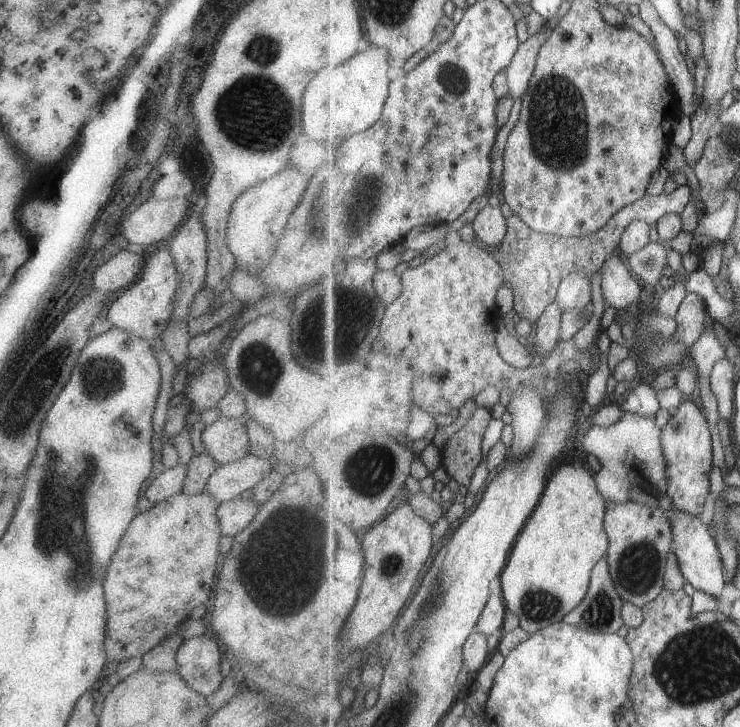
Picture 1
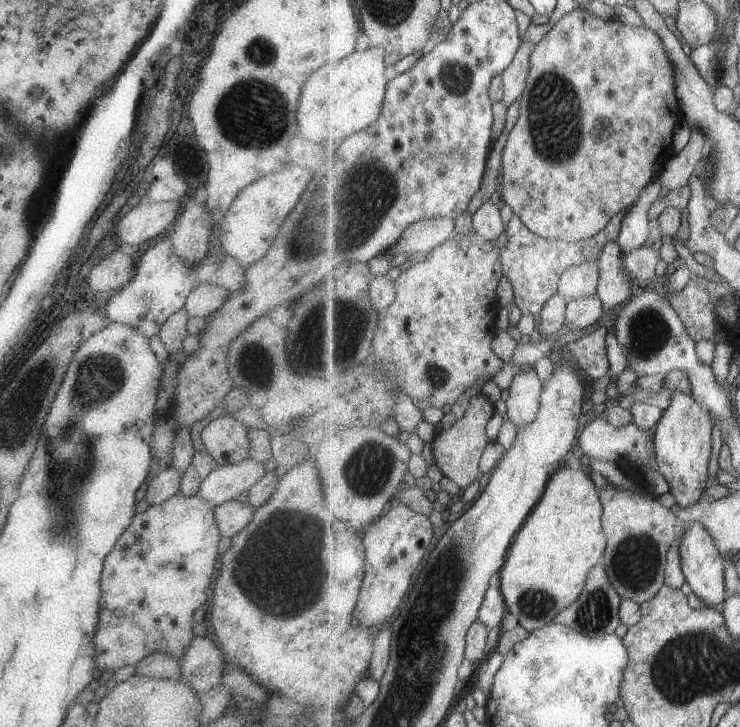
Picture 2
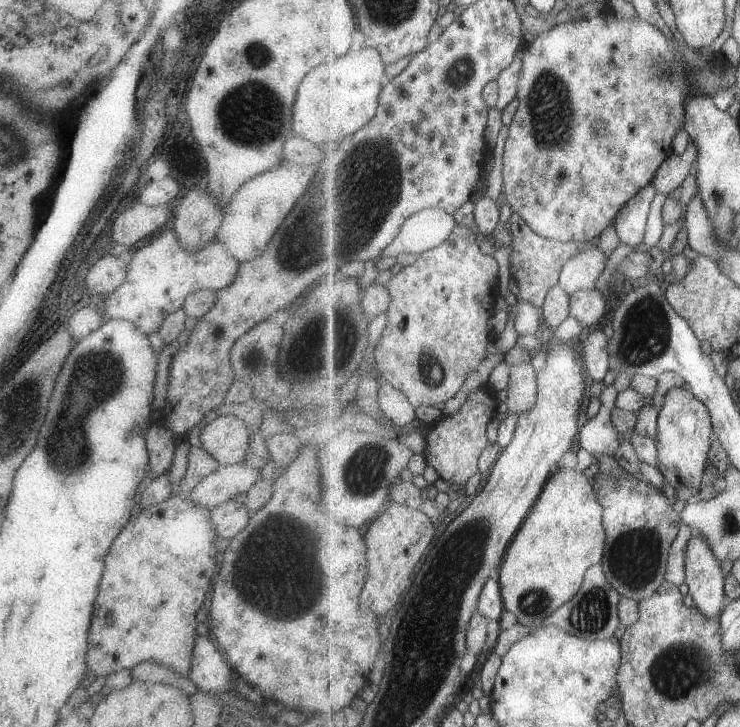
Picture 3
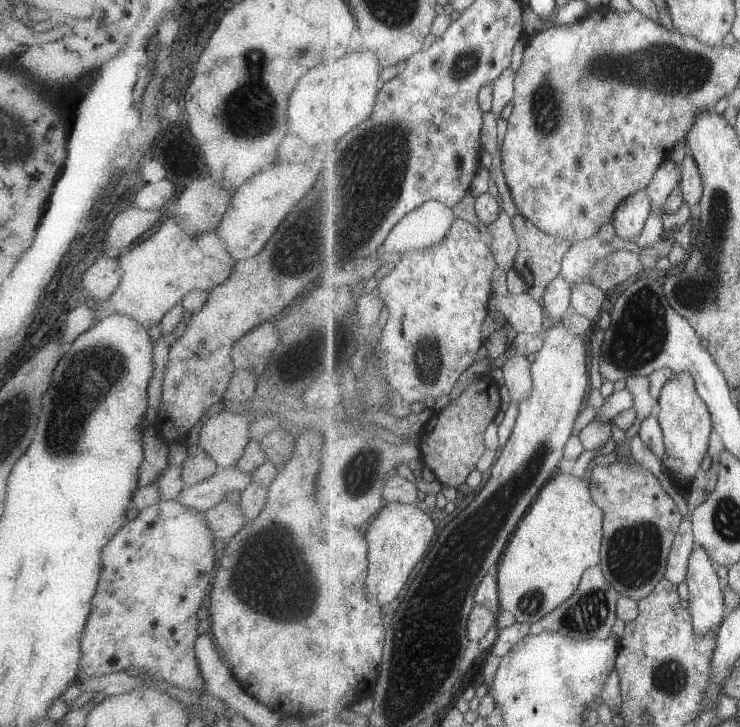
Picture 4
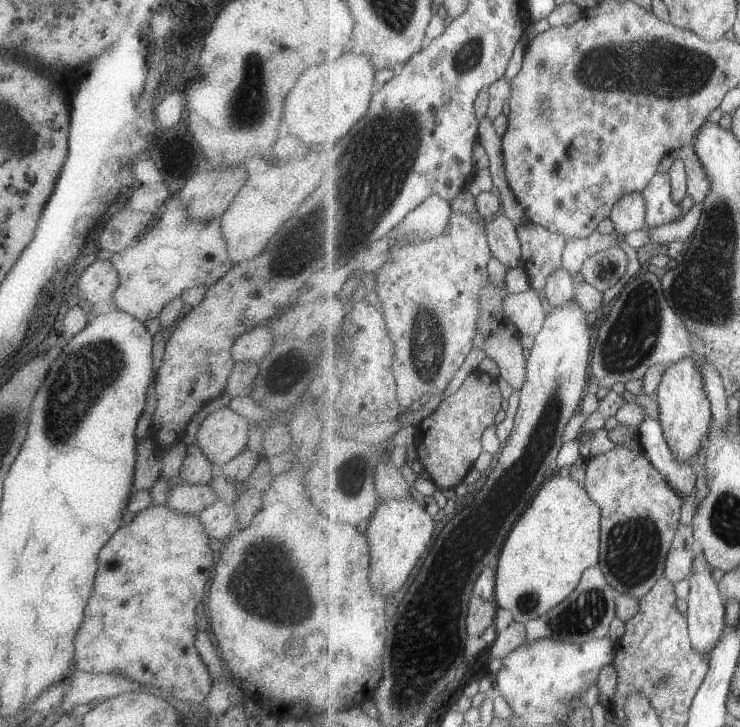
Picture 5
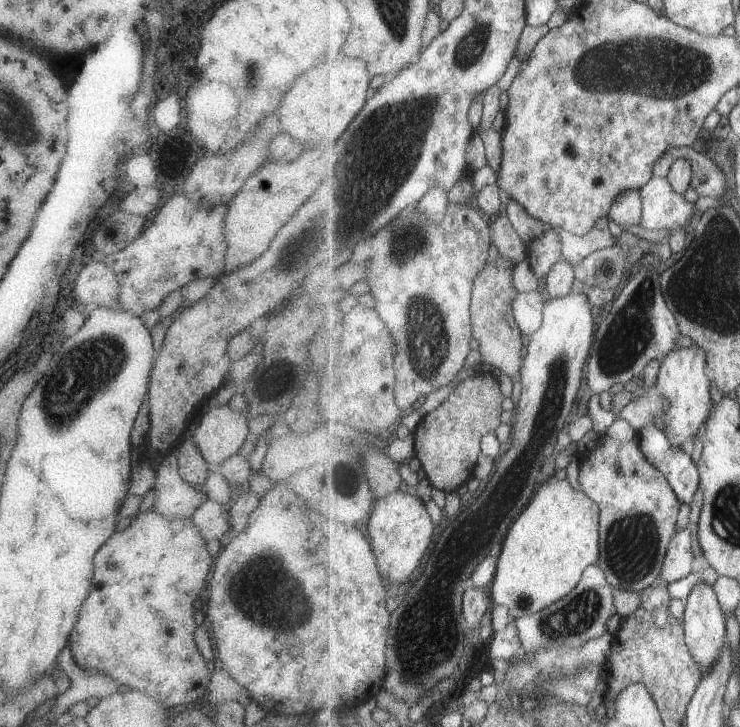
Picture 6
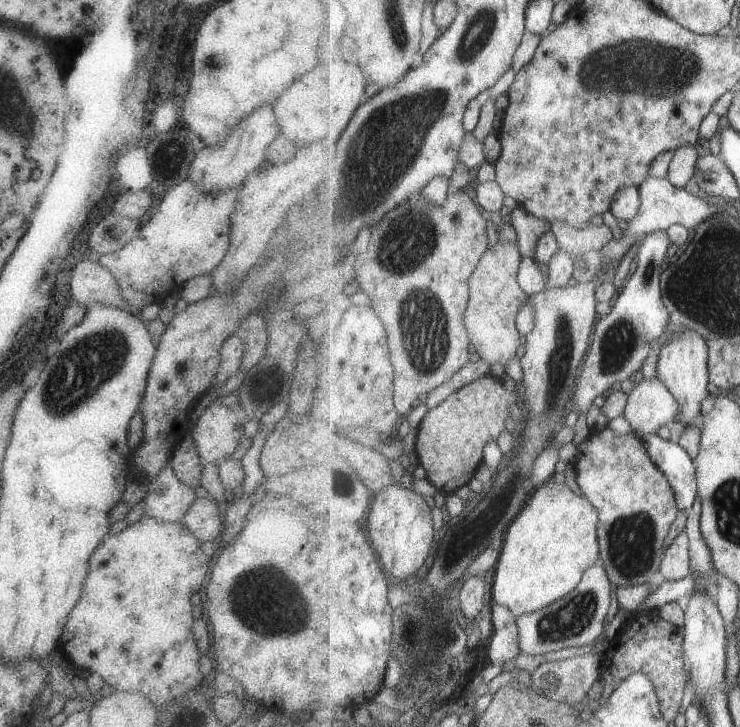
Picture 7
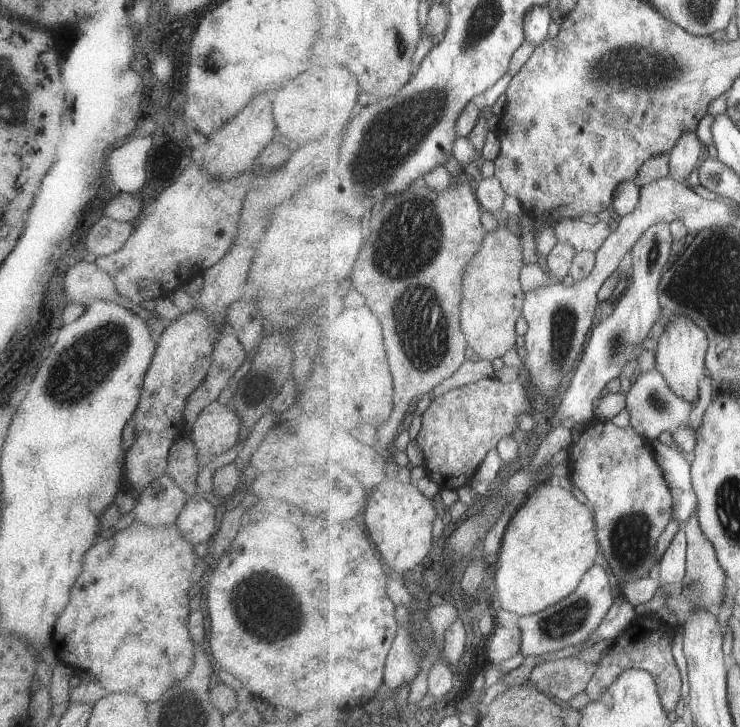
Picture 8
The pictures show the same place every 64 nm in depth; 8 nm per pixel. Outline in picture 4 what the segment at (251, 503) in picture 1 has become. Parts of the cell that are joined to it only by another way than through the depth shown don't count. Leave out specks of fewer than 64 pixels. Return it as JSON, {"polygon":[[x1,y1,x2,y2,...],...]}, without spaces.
{"polygon":[[221,501,203,511,214,538,230,539,245,523,241,509,229,501]]}

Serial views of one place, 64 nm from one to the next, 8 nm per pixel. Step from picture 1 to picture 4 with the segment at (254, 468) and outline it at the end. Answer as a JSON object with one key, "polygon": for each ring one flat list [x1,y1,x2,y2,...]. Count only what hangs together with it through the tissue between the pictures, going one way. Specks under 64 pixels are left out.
{"polygon":[[223,467,201,482,183,486,175,500,187,508,203,512,225,501,225,494,233,490,241,492,251,483,251,474,237,467]]}

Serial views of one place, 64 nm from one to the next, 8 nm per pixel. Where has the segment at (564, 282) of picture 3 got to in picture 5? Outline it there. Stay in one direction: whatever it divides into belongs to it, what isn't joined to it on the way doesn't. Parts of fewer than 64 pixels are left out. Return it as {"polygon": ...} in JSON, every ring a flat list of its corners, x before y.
{"polygon":[[599,231,593,232,590,237,565,237,565,250,561,256,561,268,566,268,573,275,580,274,585,261,594,254,607,250,610,246,617,246,617,234,604,235]]}

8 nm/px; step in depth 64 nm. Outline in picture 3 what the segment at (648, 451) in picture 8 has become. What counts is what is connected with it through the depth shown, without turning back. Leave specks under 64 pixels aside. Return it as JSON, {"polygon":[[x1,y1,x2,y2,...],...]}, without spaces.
{"polygon":[[597,472,594,482,598,498,604,506,604,527,607,538,601,563,605,574,622,597,632,598,640,603,652,597,666,581,670,550,683,523,681,513,667,502,668,496,665,496,663,491,659,492,657,488,653,488,647,482,641,482,639,478,628,475,624,480,623,478,617,480]]}

